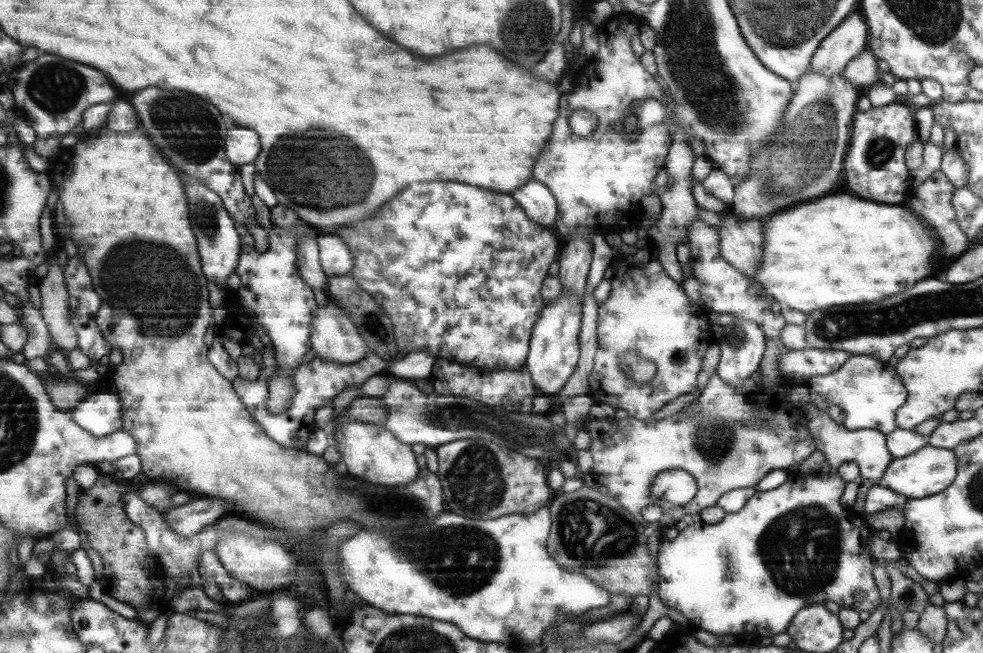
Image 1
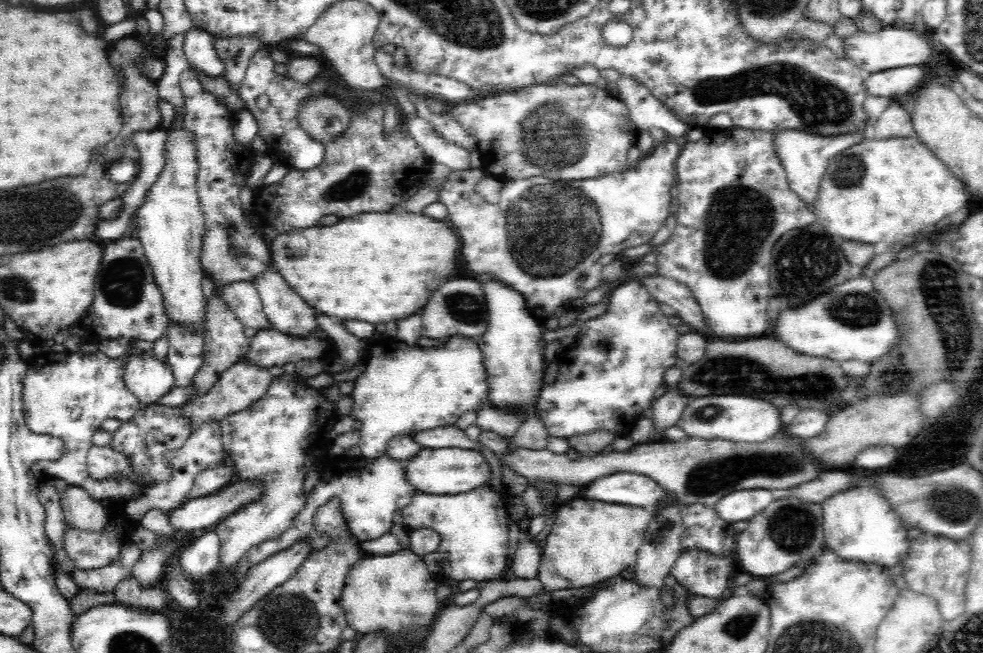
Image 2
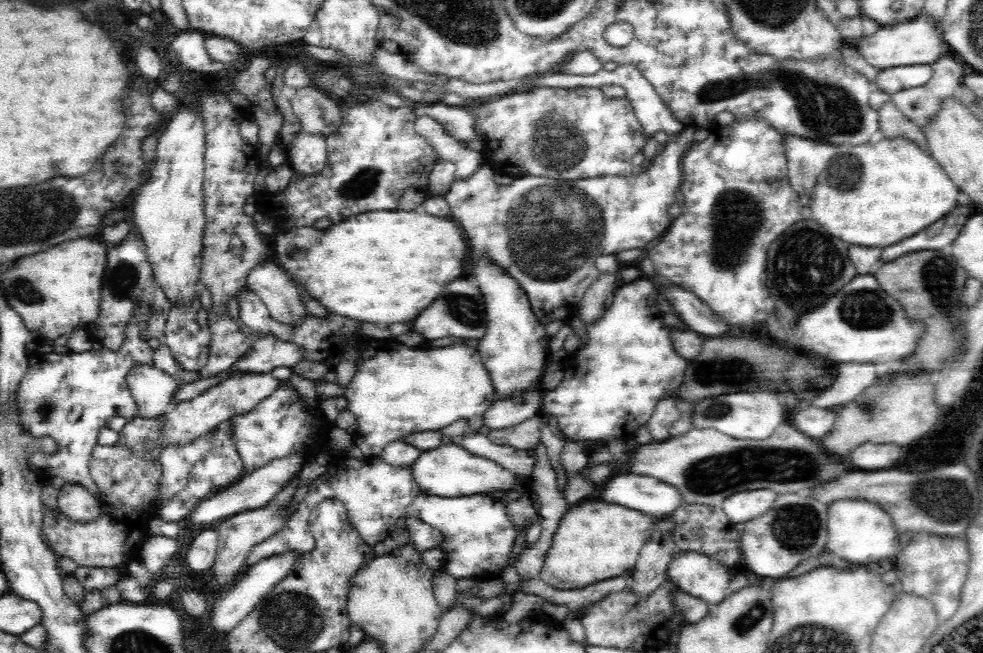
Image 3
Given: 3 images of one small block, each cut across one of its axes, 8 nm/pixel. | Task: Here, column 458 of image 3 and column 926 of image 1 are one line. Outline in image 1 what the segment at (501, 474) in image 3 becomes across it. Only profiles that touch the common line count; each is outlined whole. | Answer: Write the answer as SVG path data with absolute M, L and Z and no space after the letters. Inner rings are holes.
M928 444L910 456L892 459L883 474L883 484L890 490L894 490L894 493L906 497L906 499L925 499L938 495L949 488L956 476L956 453L950 449L938 448Z

